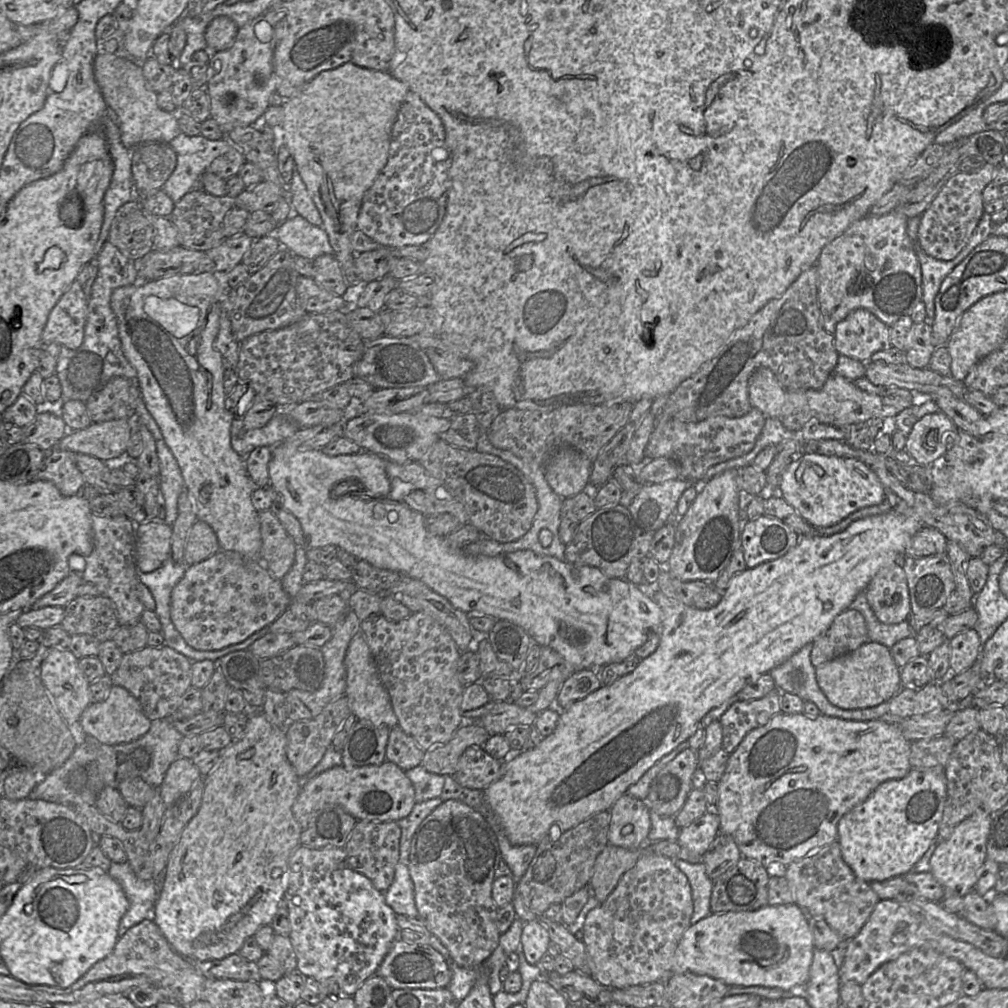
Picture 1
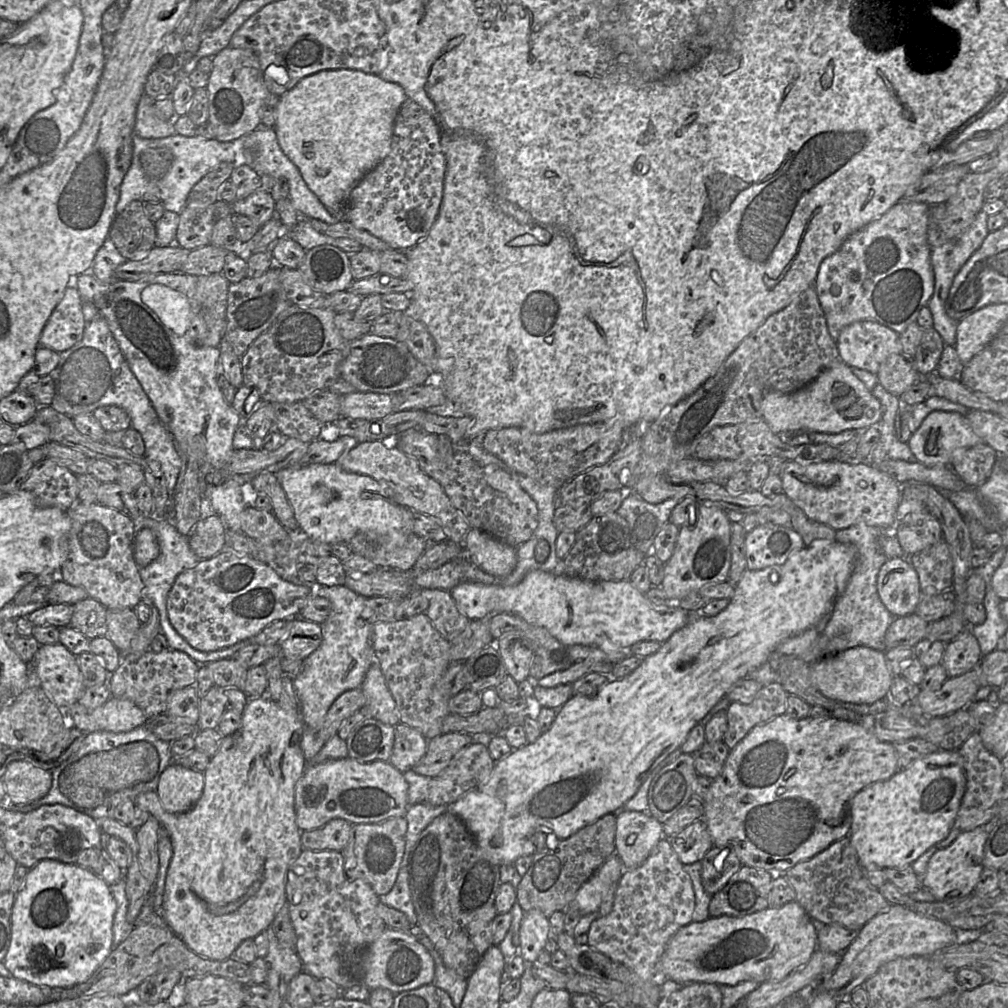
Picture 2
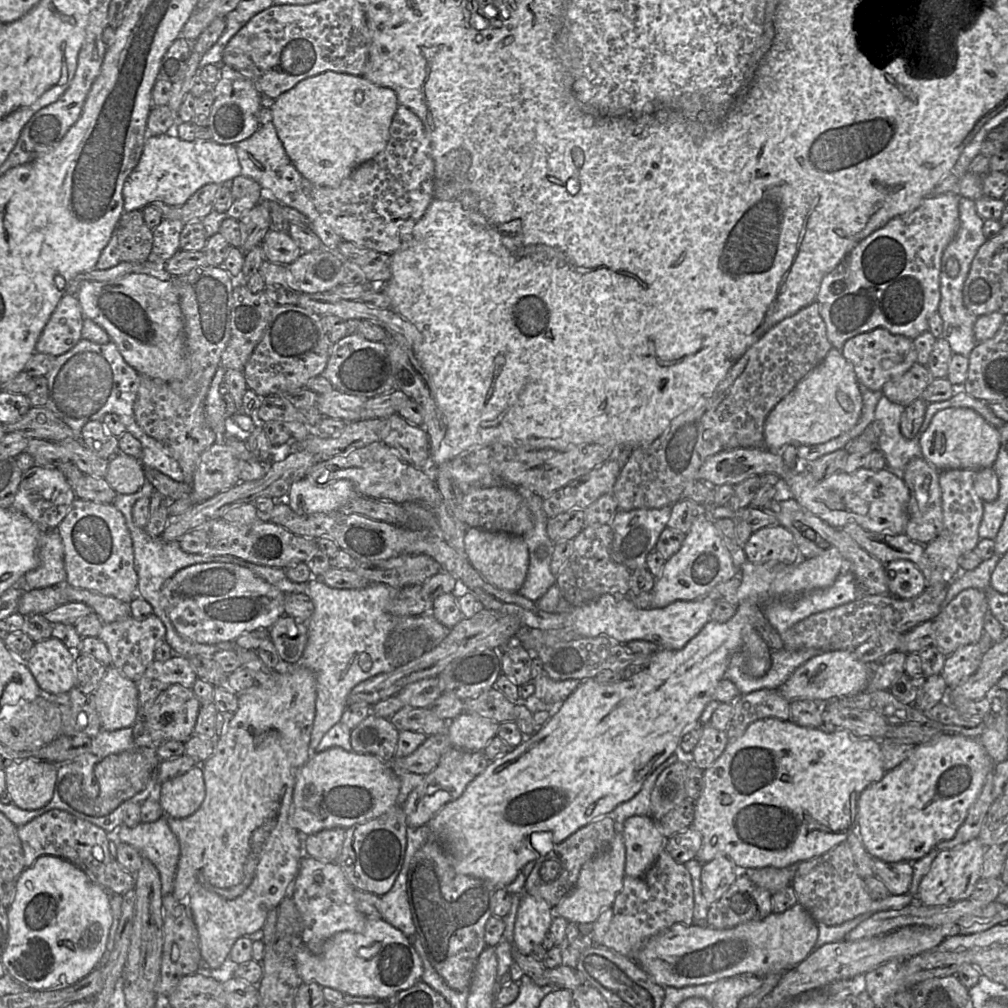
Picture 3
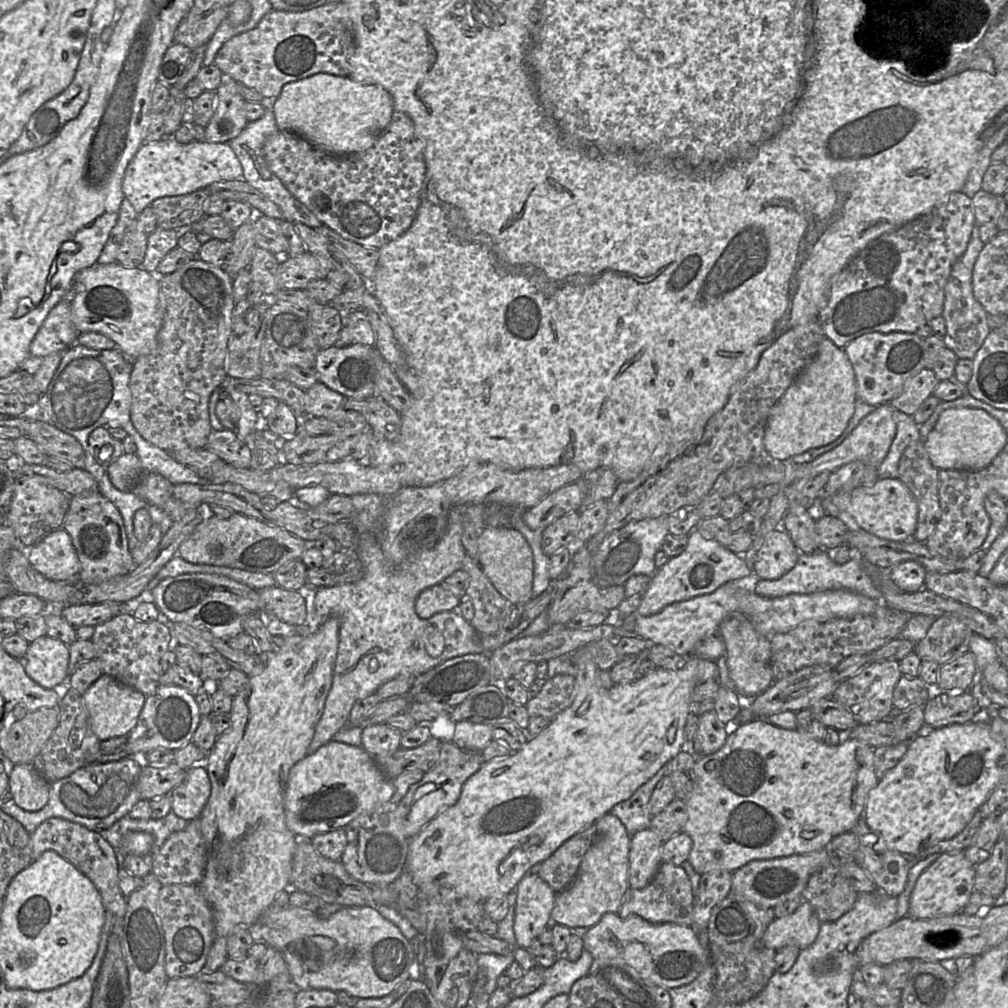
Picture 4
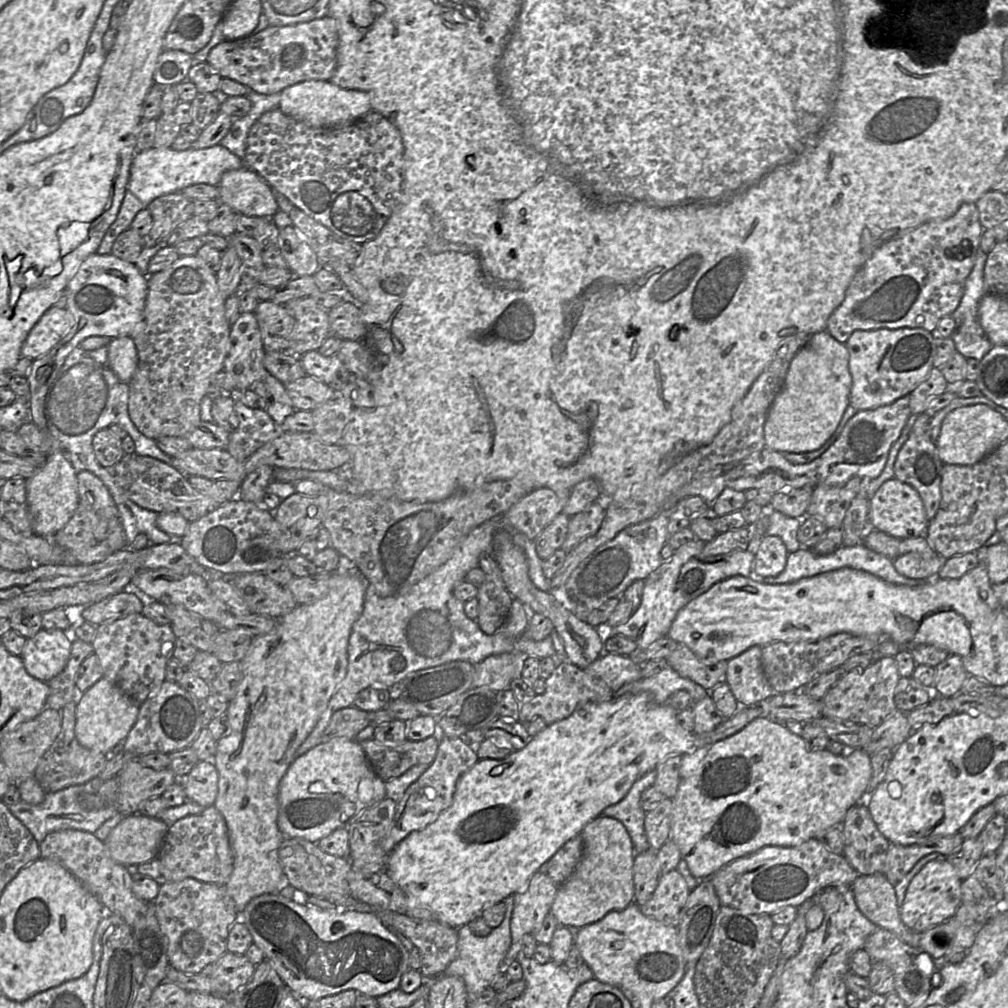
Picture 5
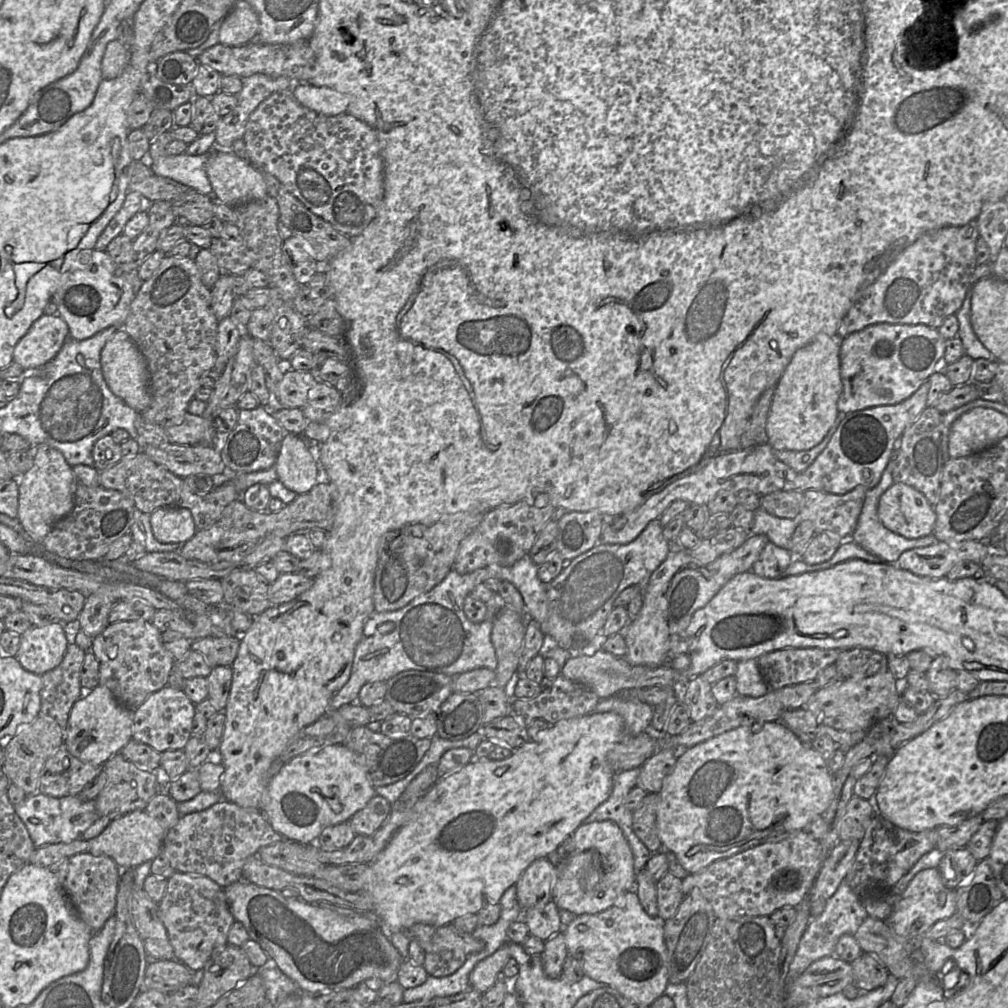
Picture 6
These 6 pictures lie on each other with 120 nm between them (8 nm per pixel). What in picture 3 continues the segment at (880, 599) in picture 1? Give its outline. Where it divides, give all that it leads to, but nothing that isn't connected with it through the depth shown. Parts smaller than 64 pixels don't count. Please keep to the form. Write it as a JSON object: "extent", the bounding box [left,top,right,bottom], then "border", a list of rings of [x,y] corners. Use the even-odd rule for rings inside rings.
{"extent":[885,560,925,600],"border":[[[908,560],[885,564],[890,595],[907,600],[918,597],[925,589],[925,579],[919,568]]]}

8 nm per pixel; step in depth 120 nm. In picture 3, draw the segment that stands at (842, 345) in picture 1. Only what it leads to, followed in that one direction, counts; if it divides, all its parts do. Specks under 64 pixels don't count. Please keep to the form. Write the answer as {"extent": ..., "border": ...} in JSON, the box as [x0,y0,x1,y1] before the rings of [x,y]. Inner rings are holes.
{"extent":[841,328,917,391],"border":[[[876,328],[848,339],[841,353],[852,364],[858,382],[872,391],[881,391],[885,383],[905,373],[917,362],[912,340],[891,334],[883,328]]]}

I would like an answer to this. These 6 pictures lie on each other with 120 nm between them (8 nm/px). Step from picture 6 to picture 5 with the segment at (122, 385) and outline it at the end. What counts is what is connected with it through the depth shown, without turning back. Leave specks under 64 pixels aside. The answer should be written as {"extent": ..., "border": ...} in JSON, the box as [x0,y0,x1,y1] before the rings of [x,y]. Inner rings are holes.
{"extent":[108,336,138,382],"border":[[[122,336],[110,341],[108,362],[119,380],[130,382],[138,367],[138,351],[131,336]]]}

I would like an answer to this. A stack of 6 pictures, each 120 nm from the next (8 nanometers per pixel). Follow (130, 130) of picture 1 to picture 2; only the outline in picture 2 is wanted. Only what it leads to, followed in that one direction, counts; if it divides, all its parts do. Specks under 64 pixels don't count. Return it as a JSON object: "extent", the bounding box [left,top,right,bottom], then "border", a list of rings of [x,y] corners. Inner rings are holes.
{"extent":[134,94,176,139],"border":[[[147,94],[141,97],[137,110],[134,132],[144,139],[166,138],[176,135],[176,117],[164,121],[157,116],[155,101]]]}

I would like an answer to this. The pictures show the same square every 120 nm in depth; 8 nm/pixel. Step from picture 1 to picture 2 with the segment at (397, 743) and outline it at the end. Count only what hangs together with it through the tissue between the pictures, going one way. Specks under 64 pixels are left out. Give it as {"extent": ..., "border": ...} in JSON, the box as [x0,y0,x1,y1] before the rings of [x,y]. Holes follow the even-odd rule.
{"extent":[388,722,428,773],"border":[[[401,722],[394,728],[395,739],[388,762],[404,773],[412,769],[424,757],[428,741],[420,731]]]}

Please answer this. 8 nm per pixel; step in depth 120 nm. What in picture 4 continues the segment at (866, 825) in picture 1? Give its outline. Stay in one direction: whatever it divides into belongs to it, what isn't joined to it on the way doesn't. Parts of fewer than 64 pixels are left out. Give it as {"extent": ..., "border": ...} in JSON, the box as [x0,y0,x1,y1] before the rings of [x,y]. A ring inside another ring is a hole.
{"extent":[862,720,1004,855],"border":[[[971,720],[962,724],[952,724],[933,729],[929,734],[924,736],[916,735],[910,741],[906,753],[899,762],[889,769],[878,781],[878,784],[869,791],[865,807],[862,812],[862,817],[865,818],[867,826],[873,830],[877,836],[881,836],[883,838],[888,849],[898,851],[902,855],[918,855],[937,842],[949,840],[955,837],[964,829],[973,817],[974,813],[986,801],[998,784],[1000,769],[1003,766],[1003,756],[1004,748],[1001,744],[1001,738],[990,730],[987,722],[974,722]]]}

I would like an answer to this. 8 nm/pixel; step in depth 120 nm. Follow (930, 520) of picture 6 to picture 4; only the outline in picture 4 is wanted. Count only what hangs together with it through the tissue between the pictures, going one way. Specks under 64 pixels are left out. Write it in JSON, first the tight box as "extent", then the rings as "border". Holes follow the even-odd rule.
{"extent":[808,478,918,541],"border":[[[898,478],[878,479],[871,487],[859,485],[848,492],[839,492],[831,497],[820,497],[808,511],[815,519],[824,514],[838,517],[838,513],[846,512],[863,530],[877,537],[894,541],[912,539],[918,519],[915,497]]]}

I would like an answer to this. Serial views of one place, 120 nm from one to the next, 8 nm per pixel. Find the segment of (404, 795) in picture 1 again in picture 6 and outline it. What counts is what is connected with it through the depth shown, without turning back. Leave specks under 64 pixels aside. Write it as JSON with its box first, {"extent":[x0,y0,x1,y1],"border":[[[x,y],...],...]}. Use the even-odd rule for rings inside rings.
{"extent":[262,744,376,845],"border":[[[344,744],[313,747],[289,760],[270,780],[265,790],[262,812],[272,828],[285,839],[304,845],[316,844],[321,832],[342,822],[347,822],[376,795],[364,768],[357,762],[355,754]]]}

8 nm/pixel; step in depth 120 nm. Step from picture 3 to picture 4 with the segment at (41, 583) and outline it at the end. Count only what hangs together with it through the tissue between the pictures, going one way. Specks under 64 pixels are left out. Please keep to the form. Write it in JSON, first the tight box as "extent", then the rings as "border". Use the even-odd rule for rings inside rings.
{"extent":[26,527,81,580],"border":[[[62,527],[28,548],[26,554],[31,566],[49,580],[73,580],[81,570],[71,537]]]}

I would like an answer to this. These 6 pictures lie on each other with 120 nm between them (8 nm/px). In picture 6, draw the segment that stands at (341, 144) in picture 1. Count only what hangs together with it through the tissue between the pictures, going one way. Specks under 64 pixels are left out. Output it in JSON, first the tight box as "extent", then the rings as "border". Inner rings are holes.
{"extent":[292,83,349,116],"border":[[[297,83],[292,88],[294,98],[304,107],[325,116],[347,112],[349,97],[327,86]]]}

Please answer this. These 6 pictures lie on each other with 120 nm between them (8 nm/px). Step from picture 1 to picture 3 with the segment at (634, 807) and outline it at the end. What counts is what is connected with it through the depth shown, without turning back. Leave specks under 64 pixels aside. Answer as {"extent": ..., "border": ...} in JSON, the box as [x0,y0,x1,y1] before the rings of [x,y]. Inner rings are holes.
{"extent":[622,816,666,876],"border":[[[631,816],[623,823],[622,836],[626,848],[625,874],[643,876],[665,849],[666,839],[650,816]]]}

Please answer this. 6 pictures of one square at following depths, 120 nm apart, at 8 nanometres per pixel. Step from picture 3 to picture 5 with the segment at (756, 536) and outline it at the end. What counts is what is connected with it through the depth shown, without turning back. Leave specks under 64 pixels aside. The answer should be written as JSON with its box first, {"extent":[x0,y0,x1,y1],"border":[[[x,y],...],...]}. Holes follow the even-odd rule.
{"extent":[753,535,788,577],"border":[[[765,535],[753,561],[753,573],[758,577],[775,577],[786,567],[788,550],[778,536]]]}

